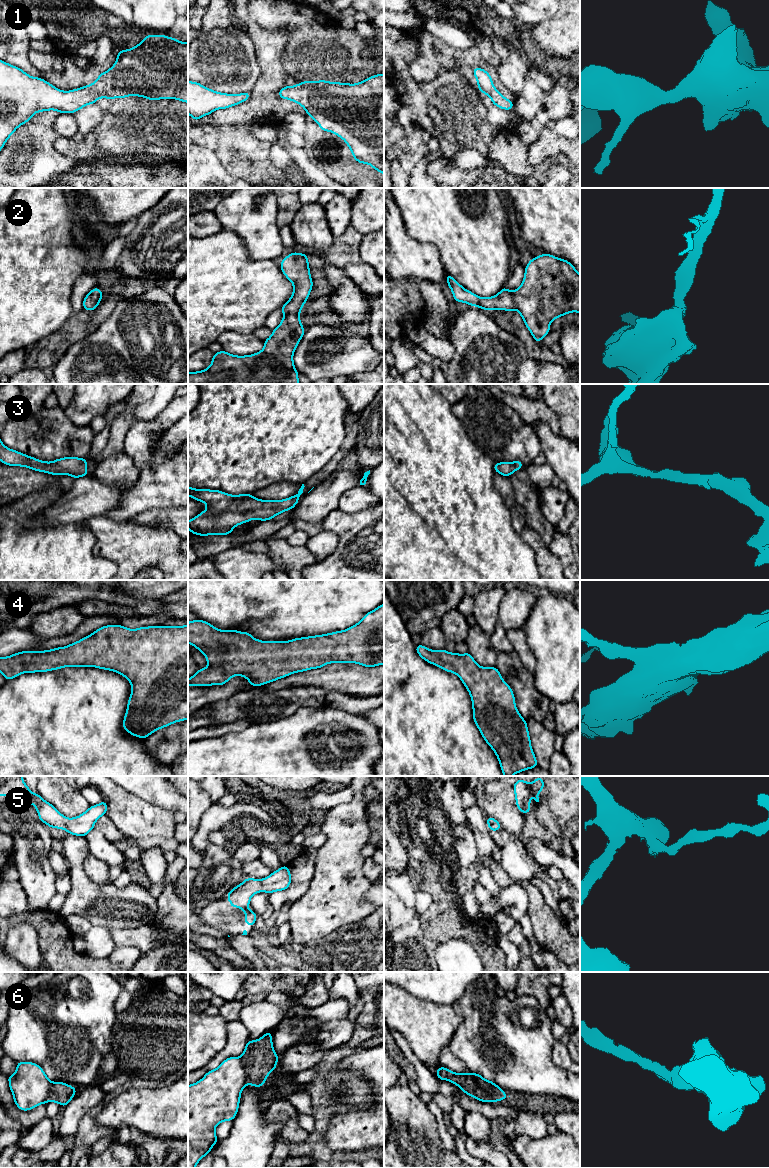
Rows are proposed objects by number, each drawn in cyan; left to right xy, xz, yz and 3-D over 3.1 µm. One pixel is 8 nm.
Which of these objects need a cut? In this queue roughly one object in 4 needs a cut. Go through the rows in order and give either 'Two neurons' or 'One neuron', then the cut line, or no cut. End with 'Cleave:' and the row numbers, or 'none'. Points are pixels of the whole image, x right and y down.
1: One neuron. No split
2: One neuron. No split
3: One neuron. No split
4: One neuron. No split
5: One neuron. No split
6: Two neurons. Split along yz (472, 1074), (473, 1078), (497, 1100)
Cleave: 6

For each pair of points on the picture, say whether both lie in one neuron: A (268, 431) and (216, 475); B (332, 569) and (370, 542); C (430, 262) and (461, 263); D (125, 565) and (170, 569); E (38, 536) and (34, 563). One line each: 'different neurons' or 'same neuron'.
A: same neuron
B: same neuron
C: different neurons
D: same neuron
E: same neuron

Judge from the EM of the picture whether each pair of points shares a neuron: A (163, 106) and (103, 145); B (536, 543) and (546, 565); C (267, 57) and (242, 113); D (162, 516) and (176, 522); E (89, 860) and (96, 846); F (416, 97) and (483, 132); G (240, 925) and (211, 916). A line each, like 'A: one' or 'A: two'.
A: one
B: one
C: one
D: one
E: two
F: one
G: one

